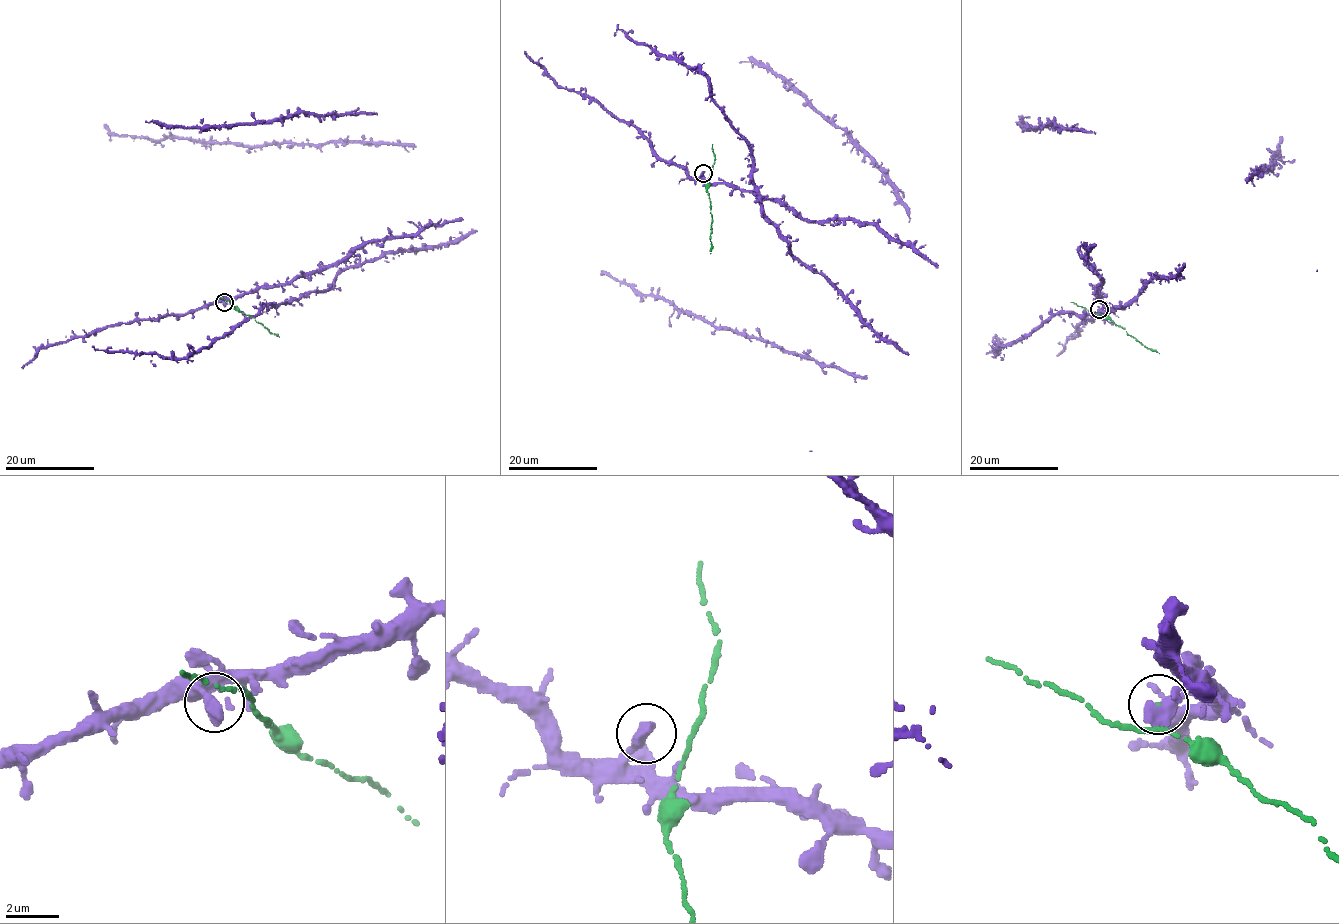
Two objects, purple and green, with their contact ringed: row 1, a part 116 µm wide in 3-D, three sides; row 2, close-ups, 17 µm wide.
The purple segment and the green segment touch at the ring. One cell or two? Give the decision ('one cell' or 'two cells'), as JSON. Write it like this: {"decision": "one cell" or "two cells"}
{"decision": "one cell"}

